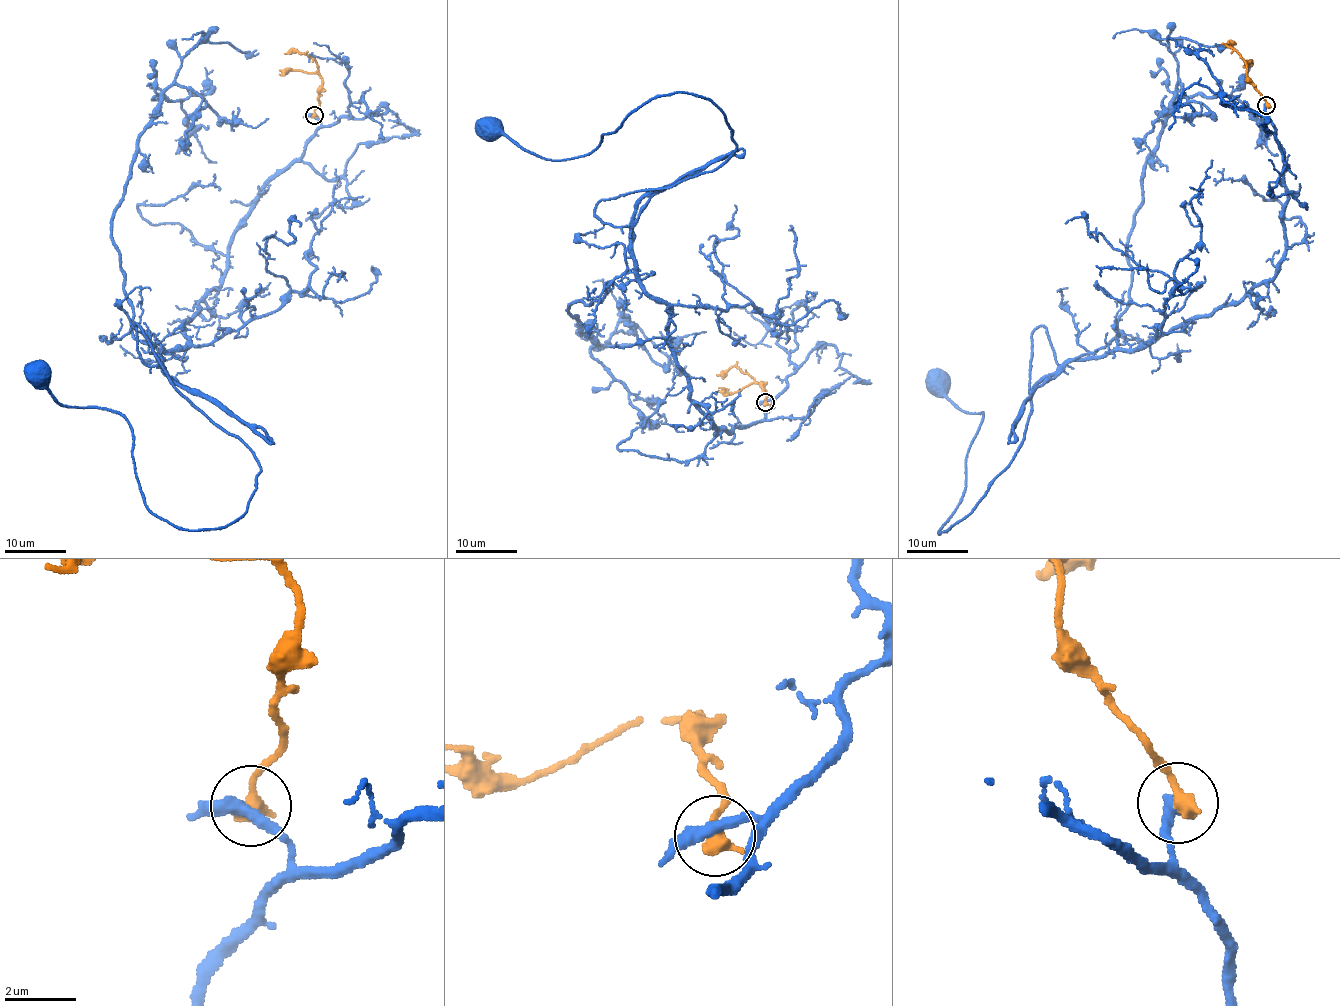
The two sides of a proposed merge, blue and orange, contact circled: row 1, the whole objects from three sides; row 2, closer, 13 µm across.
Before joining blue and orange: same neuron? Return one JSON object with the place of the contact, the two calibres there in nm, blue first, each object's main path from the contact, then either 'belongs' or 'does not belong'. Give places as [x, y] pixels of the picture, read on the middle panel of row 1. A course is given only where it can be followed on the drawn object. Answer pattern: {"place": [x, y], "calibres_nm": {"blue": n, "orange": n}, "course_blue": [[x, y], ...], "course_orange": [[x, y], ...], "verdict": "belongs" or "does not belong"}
{"place": [765, 402], "calibres_nm": {"blue": 340, "orange": 440}, "course_blue": [[764, 403], [715, 433], [631, 231], [595, 213], [729, 158], [718, 108], [658, 95], [562, 160], [492, 129]], "course_orange": [[765, 403], [762, 382], [735, 366], [717, 375]], "verdict": "does not belong"}

